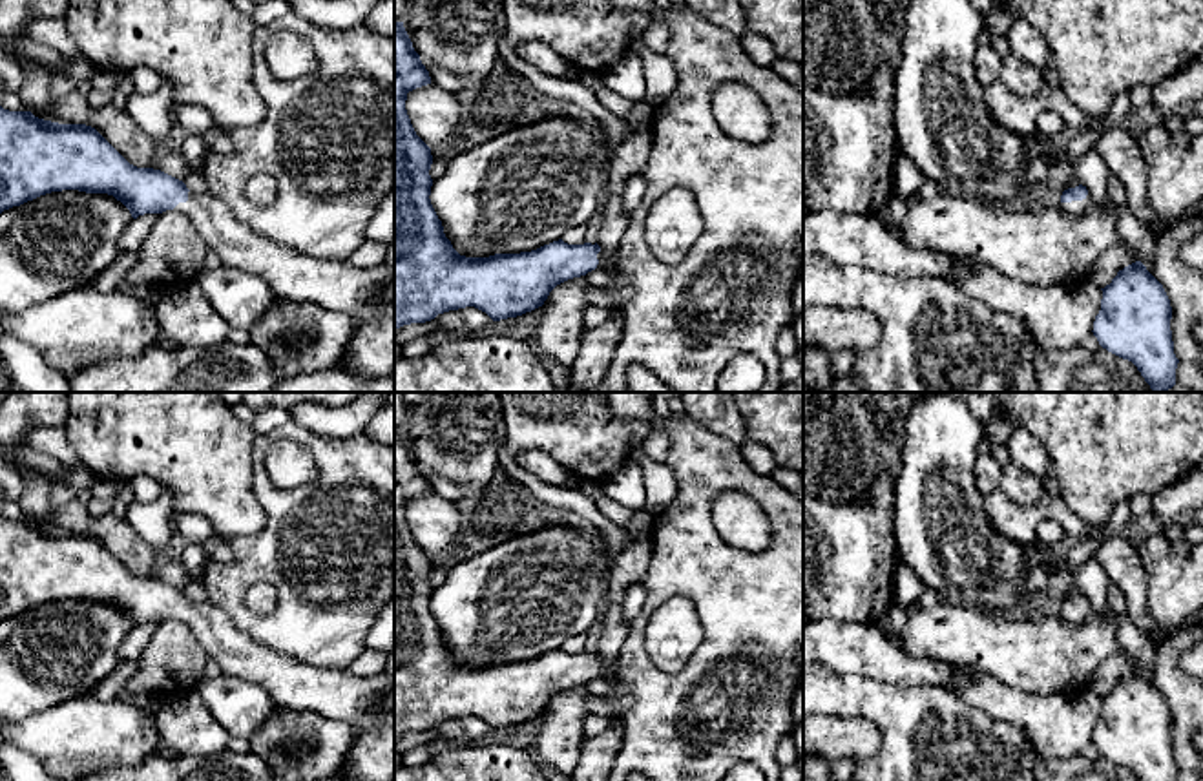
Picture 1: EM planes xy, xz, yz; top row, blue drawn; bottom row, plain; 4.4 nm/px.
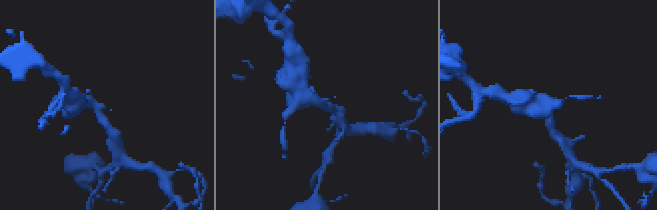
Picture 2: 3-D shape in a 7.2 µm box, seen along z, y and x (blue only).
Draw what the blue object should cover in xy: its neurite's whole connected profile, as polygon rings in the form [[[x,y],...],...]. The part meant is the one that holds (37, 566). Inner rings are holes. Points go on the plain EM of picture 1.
[[[0,515],[0,622],[62,599],[113,604],[130,619],[133,628],[175,617],[192,630],[208,659],[215,661],[225,675],[263,686],[276,704],[287,710],[314,712],[340,721],[354,732],[394,724],[392,675],[382,672],[372,677],[358,677],[349,668],[330,670],[296,662],[245,635],[208,599],[190,600],[183,589],[161,578],[130,573],[95,536],[58,533],[38,527],[31,520],[9,520]]]

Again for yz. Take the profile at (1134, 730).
[[[1135,670],[1112,688],[1103,699],[1101,719],[1093,730],[1093,745],[1108,761],[1132,770],[1139,781],[1176,781],[1179,768],[1174,763],[1170,739],[1172,715],[1163,693]]]

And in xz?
[[[394,431],[394,737],[425,732],[438,723],[475,715],[493,730],[517,726],[544,713],[549,701],[573,686],[608,675],[617,677],[617,659],[606,664],[595,651],[568,653],[562,648],[531,661],[460,664],[444,642],[431,613],[431,557],[416,544],[405,518],[407,502],[431,493],[403,431]]]

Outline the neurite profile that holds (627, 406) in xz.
[[[604,392],[613,416],[652,425],[655,411],[652,392]]]

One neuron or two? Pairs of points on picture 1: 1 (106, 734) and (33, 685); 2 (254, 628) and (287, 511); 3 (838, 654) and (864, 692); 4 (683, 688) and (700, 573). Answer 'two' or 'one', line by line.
1: two
2: one
3: two
4: one

